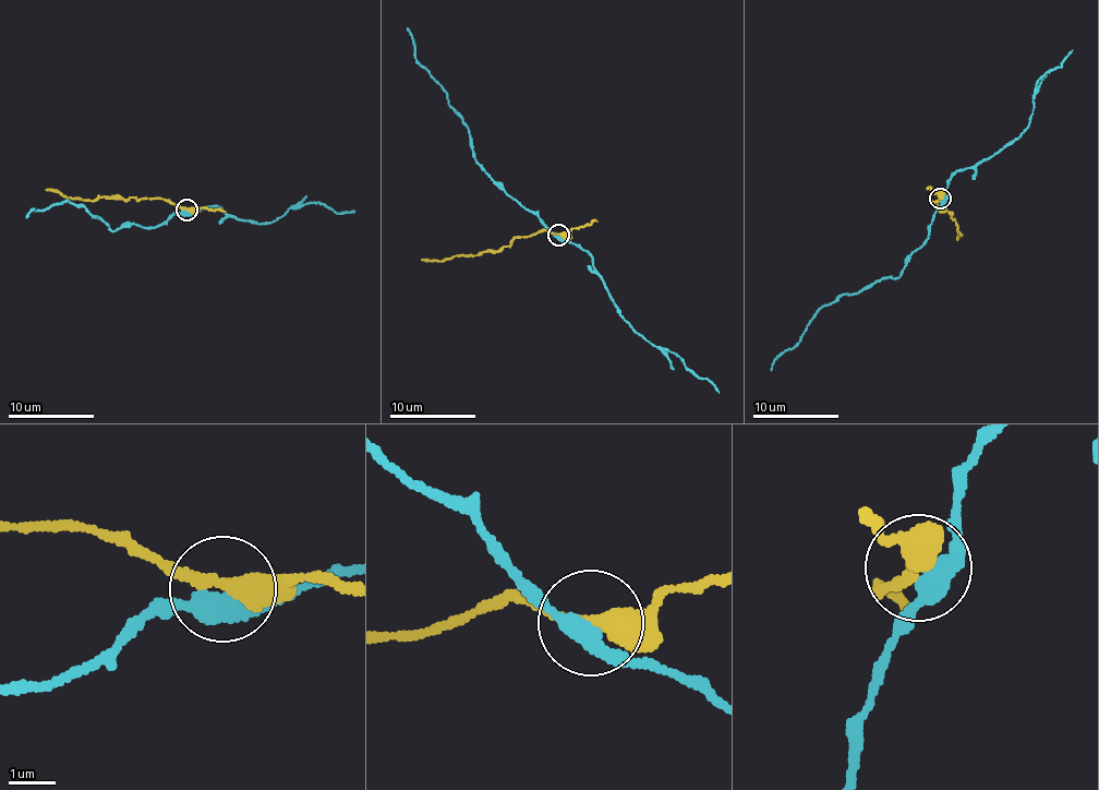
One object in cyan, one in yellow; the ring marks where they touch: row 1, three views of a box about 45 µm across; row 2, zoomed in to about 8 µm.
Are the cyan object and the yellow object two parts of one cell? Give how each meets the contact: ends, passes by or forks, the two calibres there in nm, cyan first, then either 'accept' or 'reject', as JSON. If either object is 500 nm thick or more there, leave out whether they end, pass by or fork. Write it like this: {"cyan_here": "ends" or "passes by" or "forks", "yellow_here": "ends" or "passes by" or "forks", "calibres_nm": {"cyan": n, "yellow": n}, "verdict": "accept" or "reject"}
{"cyan_here": "passes by", "yellow_here": "passes by", "calibres_nm": {"cyan": 380, "yellow": 360}, "verdict": "reject"}

